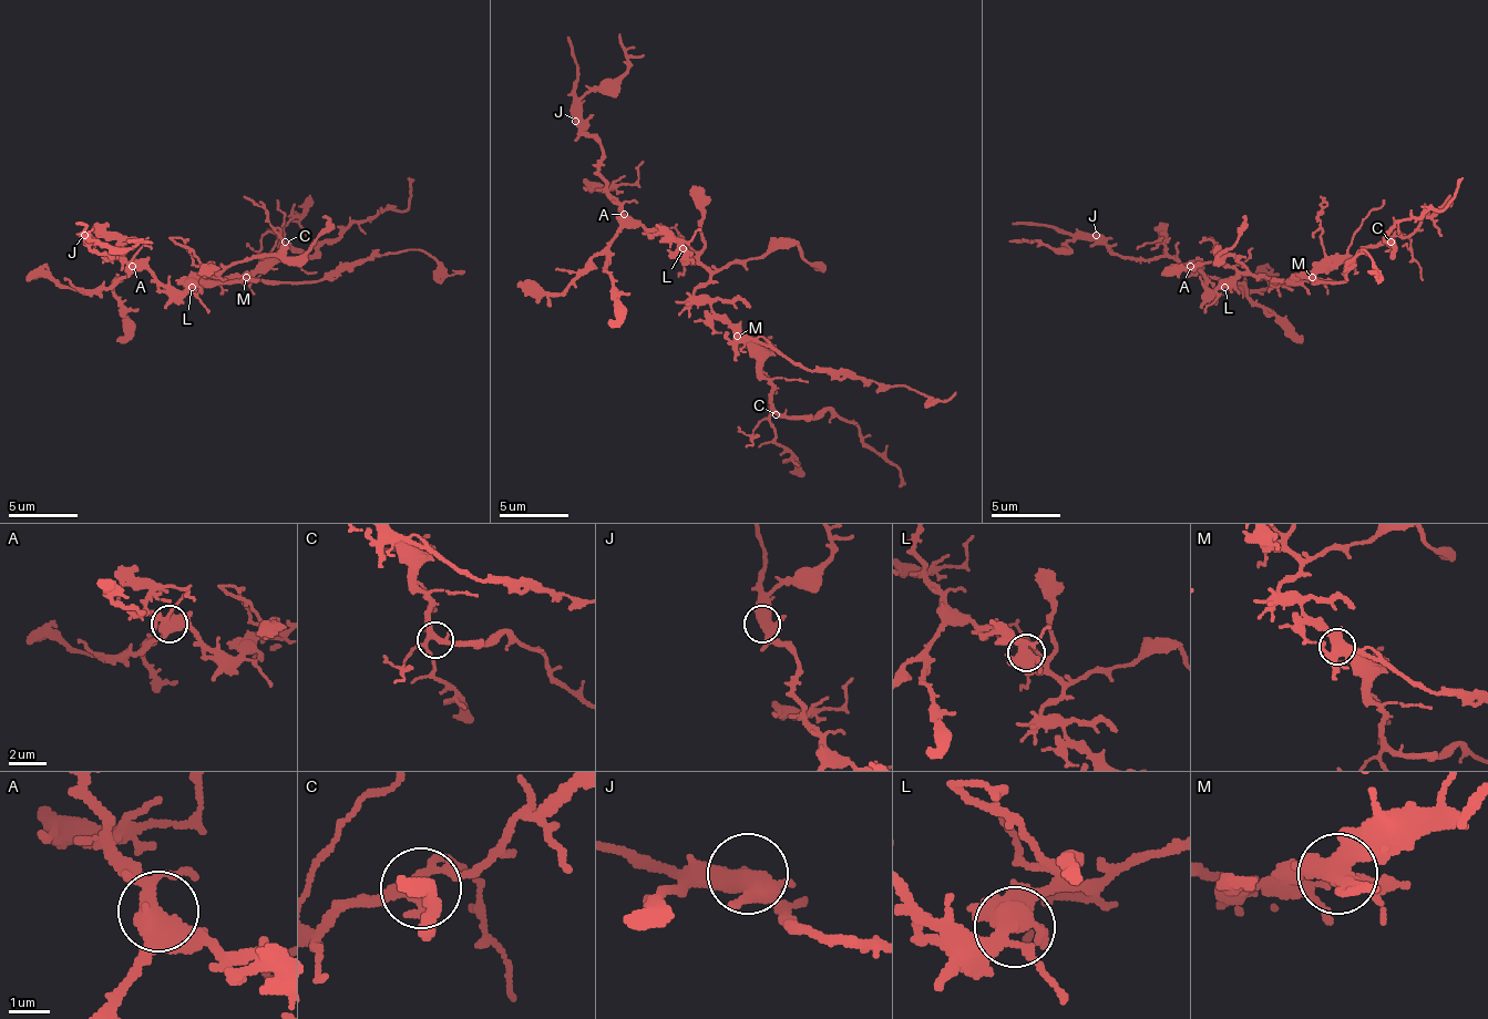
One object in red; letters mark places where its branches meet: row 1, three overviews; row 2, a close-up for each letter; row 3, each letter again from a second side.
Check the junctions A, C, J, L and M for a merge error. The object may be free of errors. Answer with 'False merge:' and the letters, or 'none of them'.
False merge: none of them

